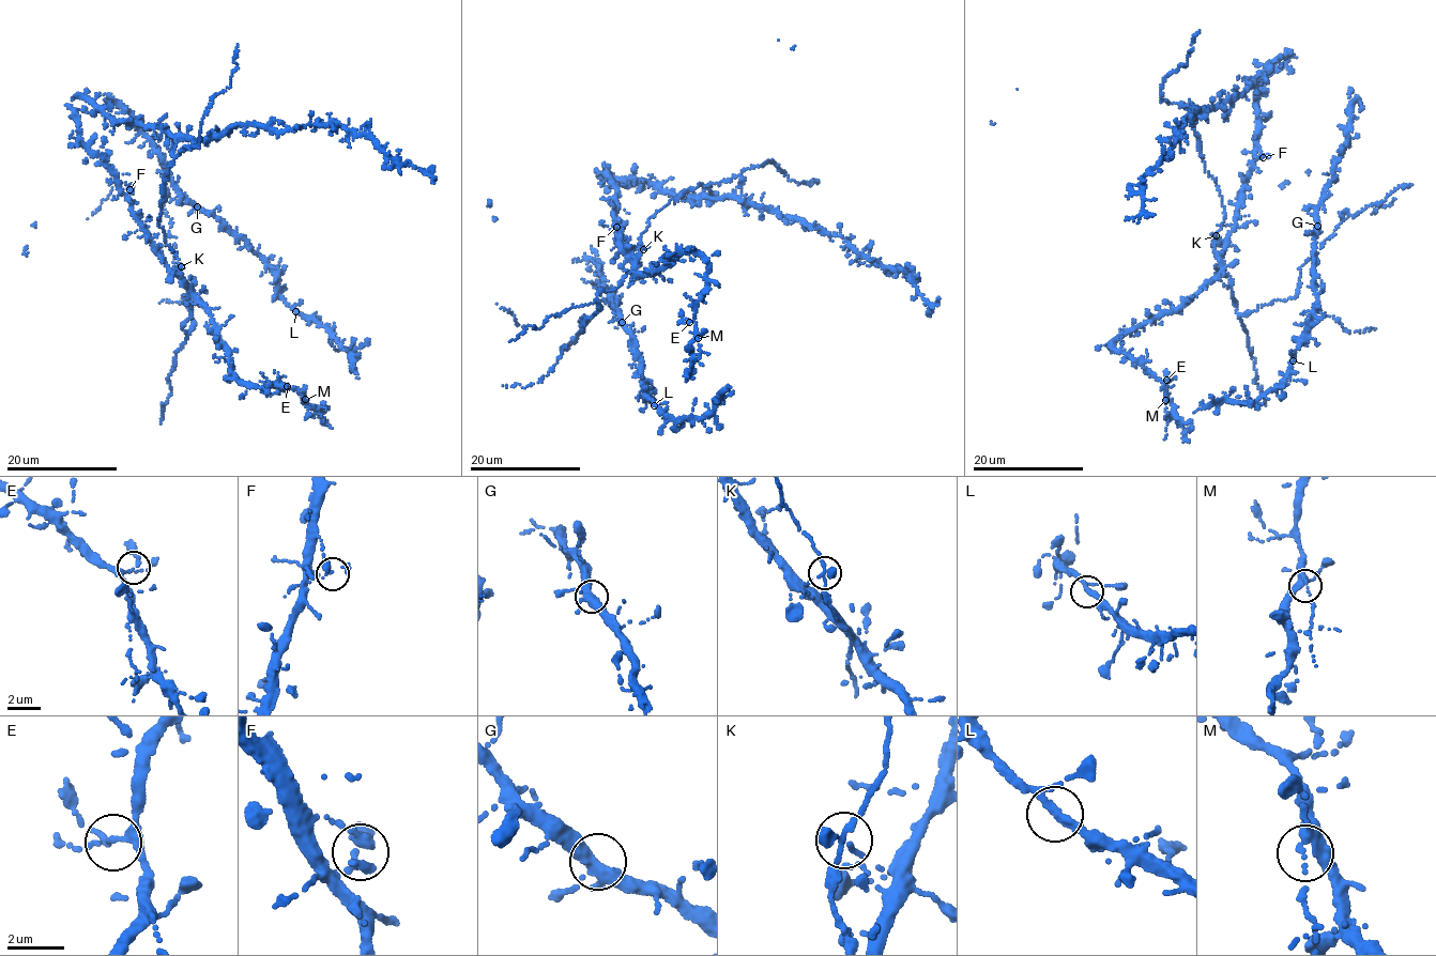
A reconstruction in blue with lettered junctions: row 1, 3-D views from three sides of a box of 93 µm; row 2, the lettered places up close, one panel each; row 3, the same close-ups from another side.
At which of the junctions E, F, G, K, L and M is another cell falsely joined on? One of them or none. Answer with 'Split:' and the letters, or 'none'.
Split: K

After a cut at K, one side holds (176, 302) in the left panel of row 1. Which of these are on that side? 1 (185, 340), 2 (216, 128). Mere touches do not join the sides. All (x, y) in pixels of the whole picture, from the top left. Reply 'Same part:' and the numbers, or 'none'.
Same part: 2

